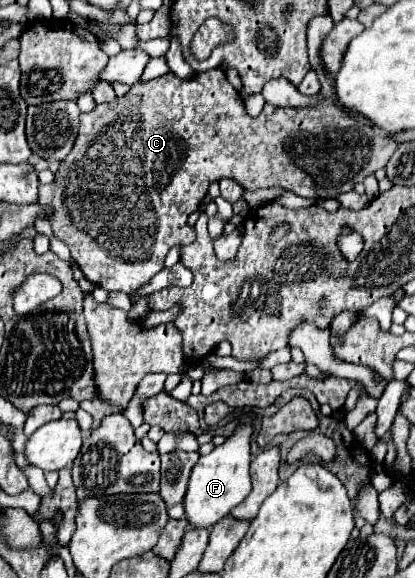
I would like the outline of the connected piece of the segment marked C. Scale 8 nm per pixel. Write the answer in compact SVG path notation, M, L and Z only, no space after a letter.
M218 67L218 69L208 69L202 73L192 75L190 79L180 79L174 73L166 73L154 81L148 83L134 83L130 93L126 97L118 97L116 101L108 103L108 105L96 105L96 109L92 113L82 113L80 115L80 131L78 131L78 139L74 149L70 151L70 155L62 161L60 171L56 173L56 181L50 185L40 185L40 201L46 205L54 207L54 215L50 219L52 229L56 233L56 237L60 241L64 241L70 249L72 259L78 263L78 267L82 269L82 273L86 275L88 281L110 289L110 291L134 291L140 285L148 283L162 267L164 267L164 257L168 255L168 251L174 245L182 245L188 243L188 233L194 233L194 229L188 225L188 215L194 213L204 195L208 193L208 187L212 181L219 181L223 177L231 178L240 183L244 189L270 189L270 187L280 187L286 191L292 191L294 195L300 197L312 197L312 199L328 199L328 197L336 197L338 193L348 193L354 189L356 183L364 181L364 177L372 175L376 169L386 167L386 163L390 161L392 153L396 151L398 143L390 137L380 137L372 125L364 125L358 117L342 111L332 99L328 97L320 97L320 101L314 107L274 107L274 105L264 105L260 117L250 117L244 109L244 101L240 97L240 93L228 83L226 73Z

